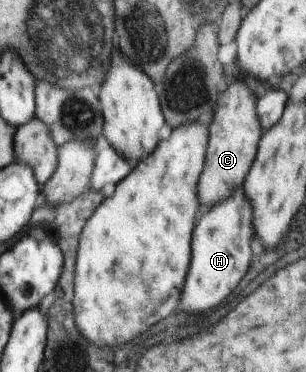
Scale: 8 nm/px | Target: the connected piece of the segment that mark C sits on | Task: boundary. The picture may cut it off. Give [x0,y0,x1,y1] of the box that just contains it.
[198,82,261,209]

